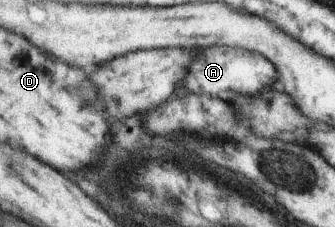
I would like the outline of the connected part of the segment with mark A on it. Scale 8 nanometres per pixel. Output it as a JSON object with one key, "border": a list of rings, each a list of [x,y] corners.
{"border":[[[217,46],[217,48],[205,48],[199,50],[199,54],[193,60],[193,66],[189,68],[185,76],[185,86],[195,94],[209,94],[209,96],[221,96],[225,100],[235,100],[237,90],[239,94],[259,94],[273,86],[273,80],[277,78],[277,70],[273,62],[269,62],[265,56],[257,52],[249,52],[243,48],[229,48],[229,46]]]}

